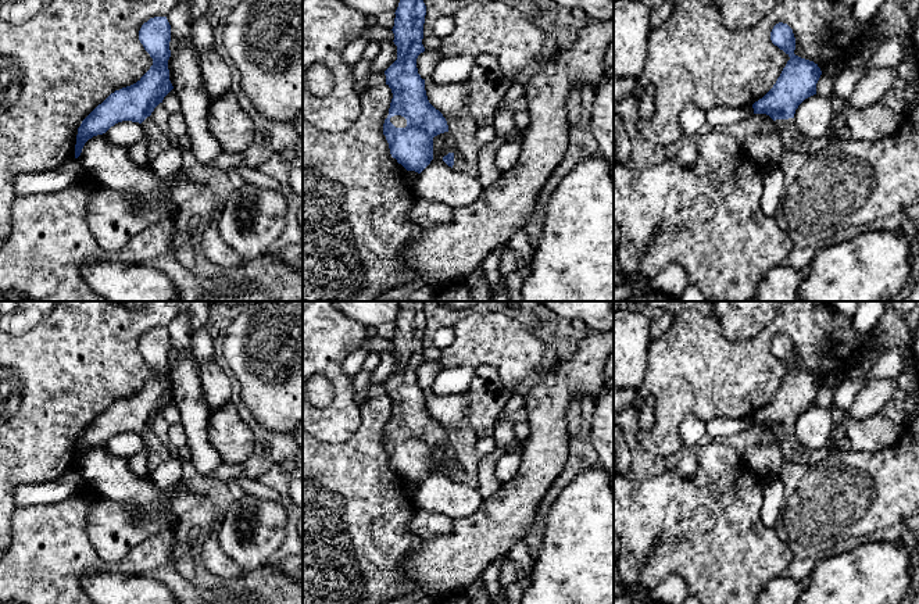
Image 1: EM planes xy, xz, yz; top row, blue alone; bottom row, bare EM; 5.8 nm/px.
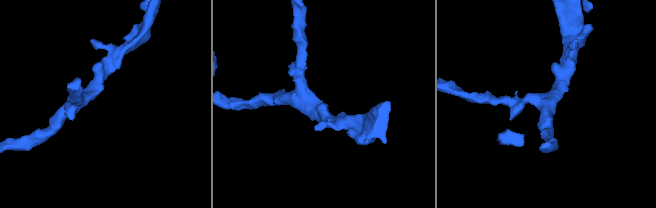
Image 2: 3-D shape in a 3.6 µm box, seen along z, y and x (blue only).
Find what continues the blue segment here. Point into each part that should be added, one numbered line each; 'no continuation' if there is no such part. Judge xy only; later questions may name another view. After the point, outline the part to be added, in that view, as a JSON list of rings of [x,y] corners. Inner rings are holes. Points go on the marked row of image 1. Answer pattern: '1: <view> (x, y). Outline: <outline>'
1: xy (157, 140). Outline: [[[147,117],[142,122],[143,139],[147,140],[149,146],[149,158],[154,161],[161,153],[164,153],[171,144],[171,137],[164,133],[151,119]]]

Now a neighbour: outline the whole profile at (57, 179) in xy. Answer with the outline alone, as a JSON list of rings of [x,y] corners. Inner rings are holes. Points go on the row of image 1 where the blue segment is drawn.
[[[72,157],[53,171],[18,175],[14,179],[14,190],[17,196],[56,193],[75,183],[82,174],[81,162]]]

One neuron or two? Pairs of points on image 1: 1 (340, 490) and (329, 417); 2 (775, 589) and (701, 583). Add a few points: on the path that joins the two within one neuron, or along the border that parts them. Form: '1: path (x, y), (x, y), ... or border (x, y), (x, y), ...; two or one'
1: border (360, 424), (346, 440), (326, 443), (317, 439); two
2: border (782, 574), (772, 578), (761, 589); two

